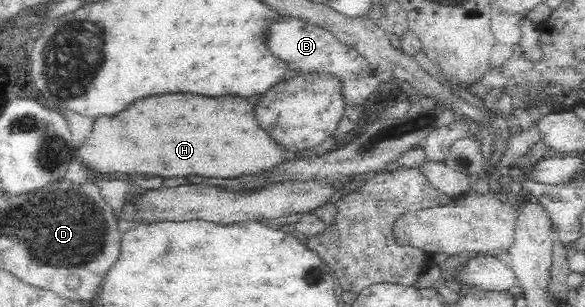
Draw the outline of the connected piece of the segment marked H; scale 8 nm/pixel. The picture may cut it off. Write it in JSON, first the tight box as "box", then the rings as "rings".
{"box":[77,94,285,178],"rings":[[[156,94],[128,104],[116,116],[98,116],[90,134],[77,144],[77,157],[82,164],[94,168],[101,174],[160,174],[162,178],[172,176],[216,176],[216,178],[238,178],[246,170],[258,172],[272,168],[285,156],[284,148],[270,142],[264,130],[258,130],[250,118],[252,106],[244,98],[202,98],[194,94]]]}

